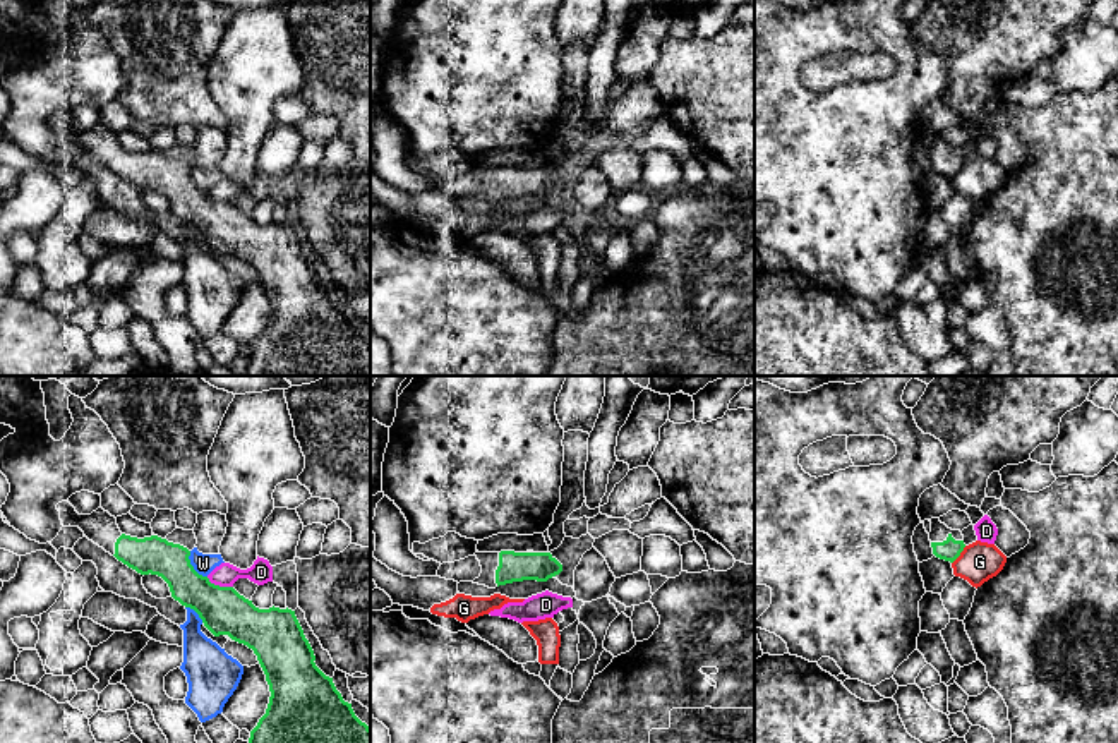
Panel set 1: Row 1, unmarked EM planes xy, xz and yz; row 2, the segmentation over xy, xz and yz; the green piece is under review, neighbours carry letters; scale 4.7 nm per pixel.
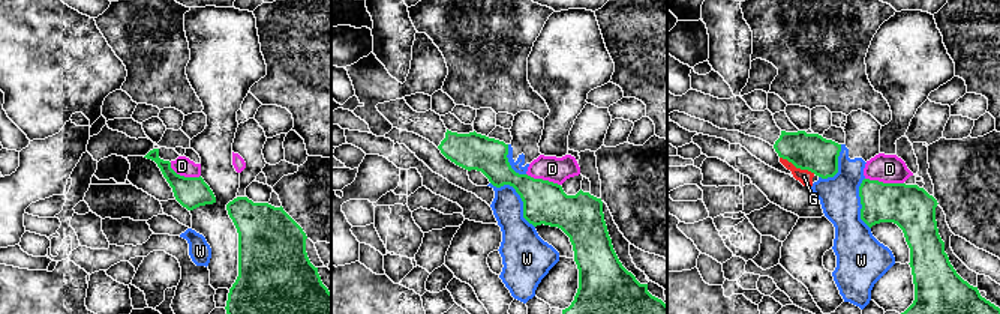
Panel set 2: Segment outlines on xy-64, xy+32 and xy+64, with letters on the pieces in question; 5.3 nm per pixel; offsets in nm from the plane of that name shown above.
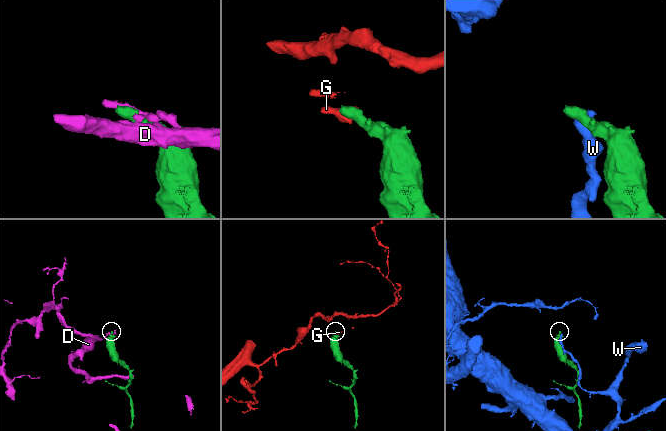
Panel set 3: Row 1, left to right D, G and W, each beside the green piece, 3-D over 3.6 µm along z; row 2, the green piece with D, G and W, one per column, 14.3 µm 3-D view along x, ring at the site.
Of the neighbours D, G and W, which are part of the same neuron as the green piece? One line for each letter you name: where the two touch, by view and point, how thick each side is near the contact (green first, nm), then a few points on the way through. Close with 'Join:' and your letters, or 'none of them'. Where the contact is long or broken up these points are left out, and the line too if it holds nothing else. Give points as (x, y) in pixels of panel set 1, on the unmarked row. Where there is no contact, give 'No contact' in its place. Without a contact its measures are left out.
Join: none of them

